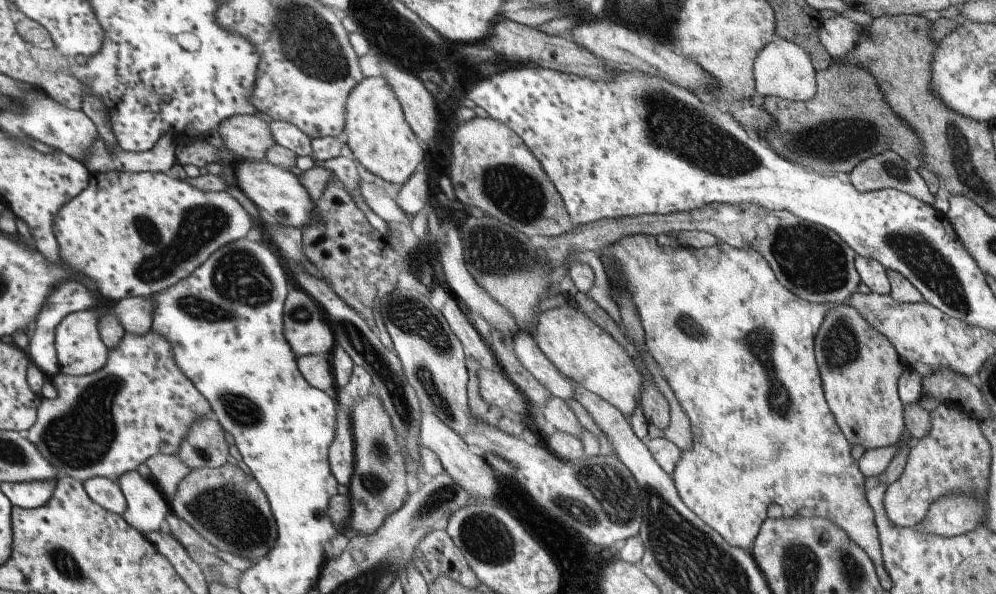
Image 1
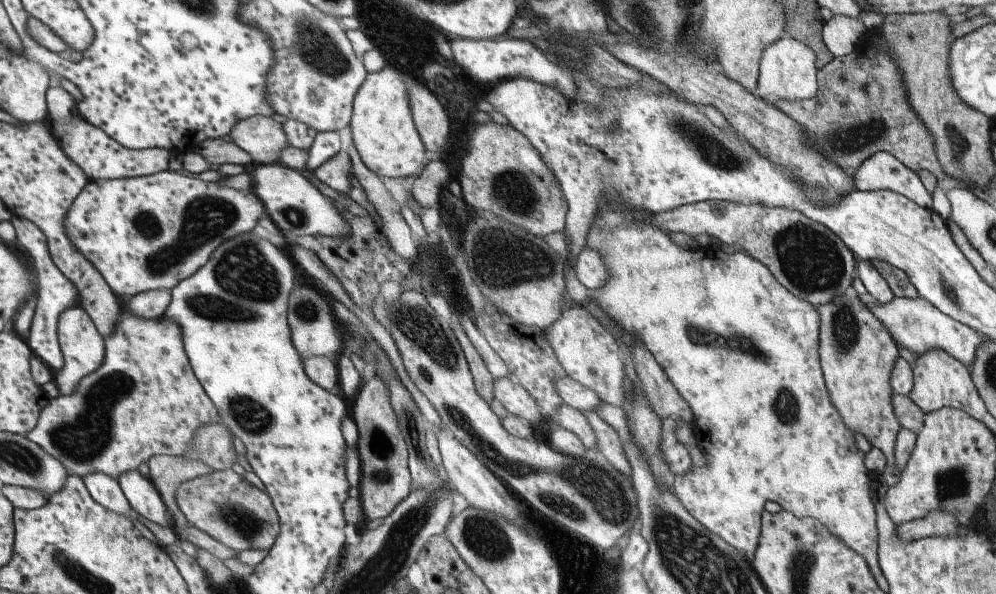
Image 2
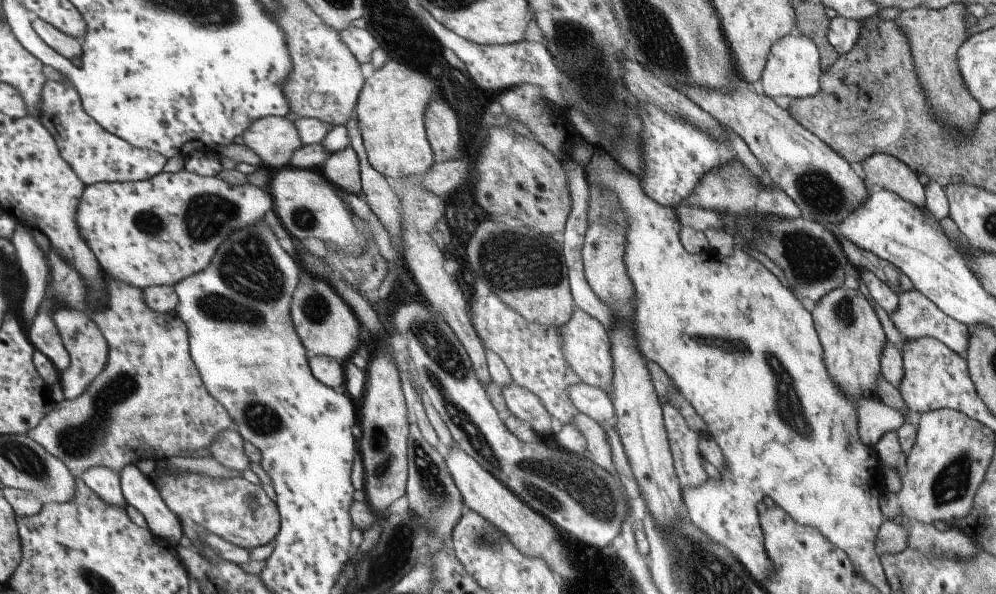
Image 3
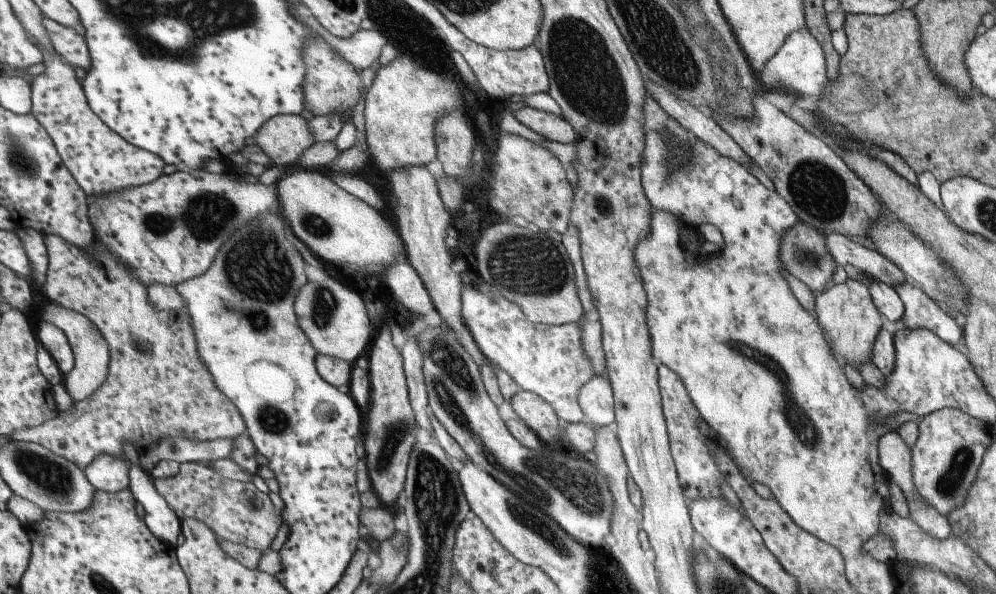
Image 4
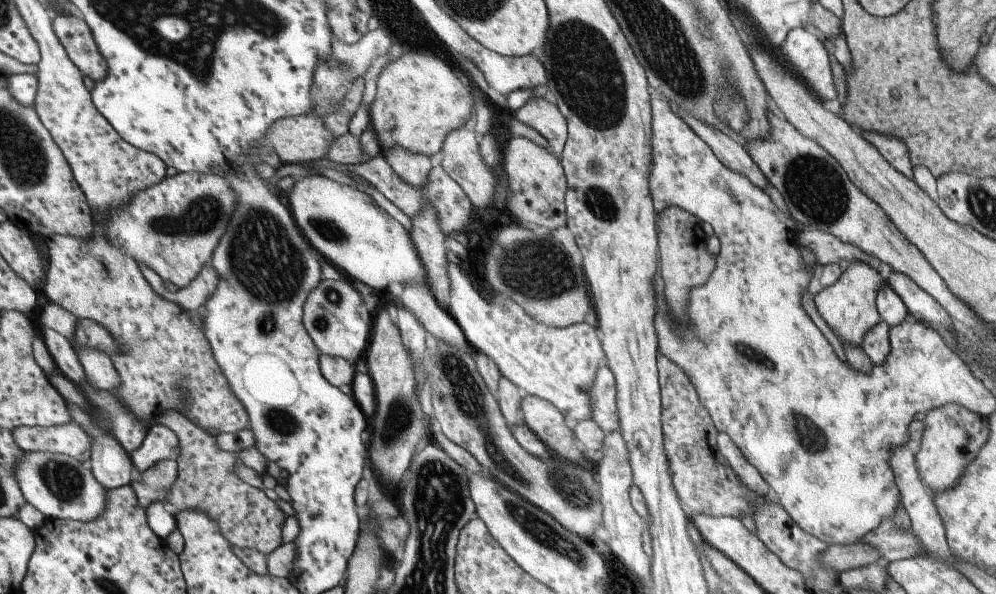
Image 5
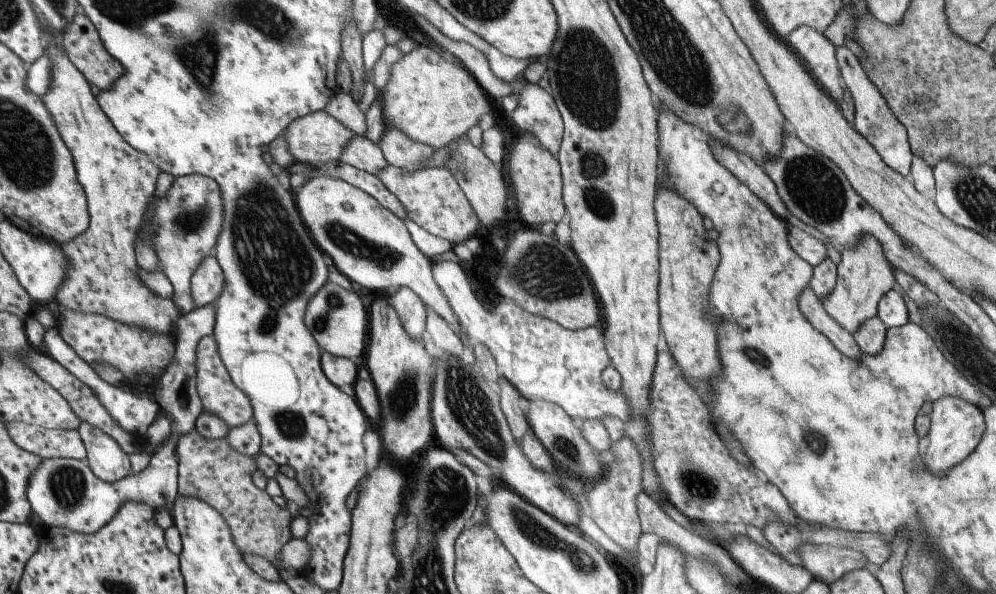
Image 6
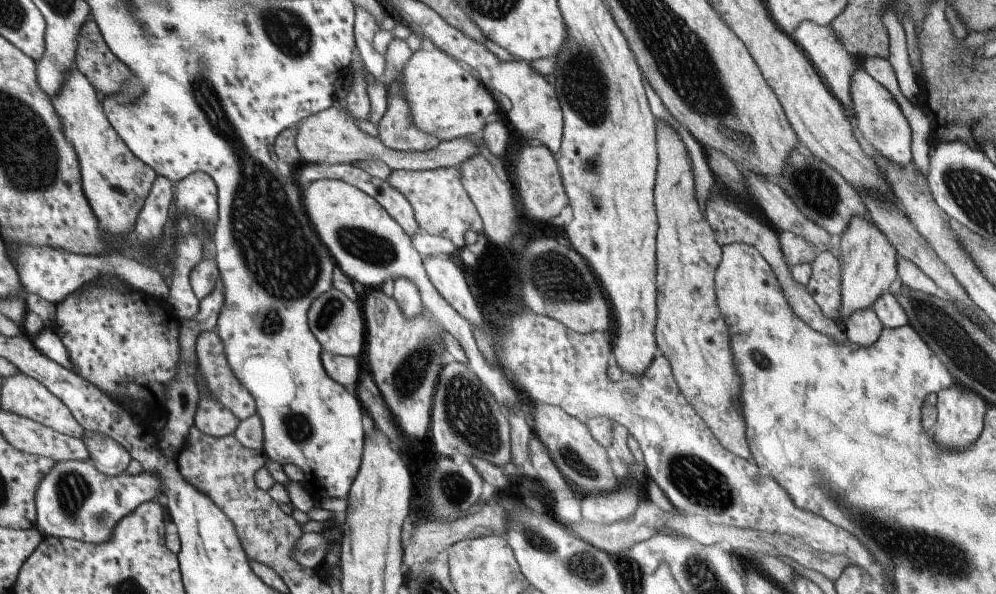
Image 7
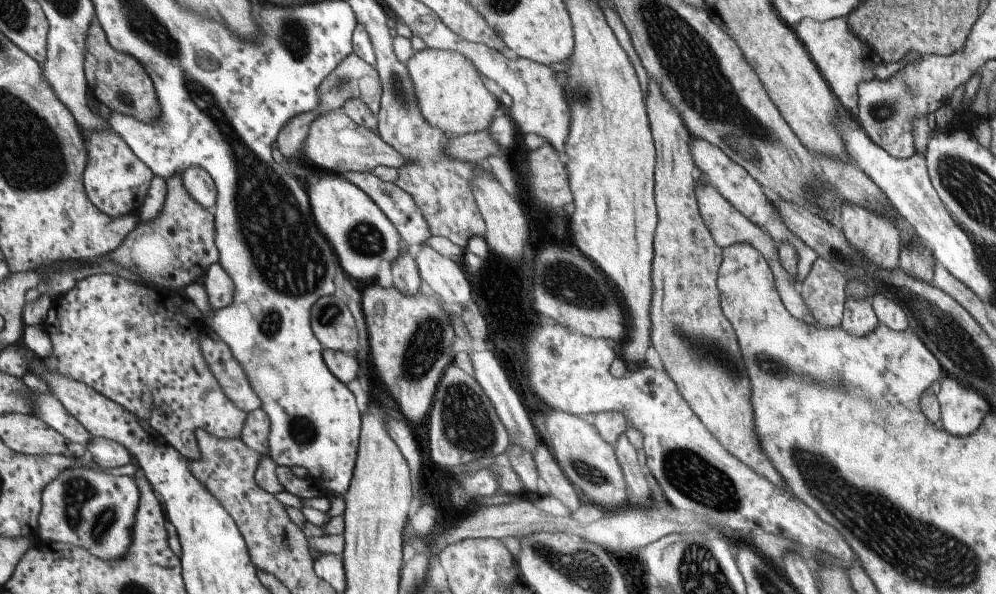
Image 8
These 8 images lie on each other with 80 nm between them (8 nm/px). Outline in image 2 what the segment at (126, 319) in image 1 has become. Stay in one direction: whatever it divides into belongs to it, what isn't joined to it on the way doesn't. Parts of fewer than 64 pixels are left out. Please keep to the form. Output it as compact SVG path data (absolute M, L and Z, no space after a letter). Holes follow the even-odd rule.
M153 289L132 297L125 307L128 311L146 319L164 317L173 295L168 289Z

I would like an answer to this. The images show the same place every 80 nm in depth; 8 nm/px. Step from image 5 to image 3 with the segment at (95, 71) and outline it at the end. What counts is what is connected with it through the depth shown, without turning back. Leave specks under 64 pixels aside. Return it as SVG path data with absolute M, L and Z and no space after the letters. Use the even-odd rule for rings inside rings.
M36 16L33 17L32 24L35 32L41 36L41 40L51 46L56 52L59 52L68 60L73 60L73 58L81 59L83 41L75 40L73 36L57 30L53 24L49 24L49 22L45 22L45 20Z

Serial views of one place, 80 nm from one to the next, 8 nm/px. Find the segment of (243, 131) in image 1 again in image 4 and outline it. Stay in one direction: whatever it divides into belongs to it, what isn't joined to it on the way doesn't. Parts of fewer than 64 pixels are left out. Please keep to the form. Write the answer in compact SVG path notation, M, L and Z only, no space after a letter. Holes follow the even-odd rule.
M279 115L268 120L256 136L255 144L267 153L275 165L293 167L299 163L305 151L308 151L316 142L307 124L308 115Z

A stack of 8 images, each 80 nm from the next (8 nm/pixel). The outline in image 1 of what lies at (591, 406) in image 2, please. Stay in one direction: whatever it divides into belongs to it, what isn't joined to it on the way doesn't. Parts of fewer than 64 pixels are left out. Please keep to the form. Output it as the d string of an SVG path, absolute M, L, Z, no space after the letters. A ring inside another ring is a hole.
M517 334L513 345L514 355L521 367L525 367L553 397L575 399L574 381L559 372L541 352L529 334Z

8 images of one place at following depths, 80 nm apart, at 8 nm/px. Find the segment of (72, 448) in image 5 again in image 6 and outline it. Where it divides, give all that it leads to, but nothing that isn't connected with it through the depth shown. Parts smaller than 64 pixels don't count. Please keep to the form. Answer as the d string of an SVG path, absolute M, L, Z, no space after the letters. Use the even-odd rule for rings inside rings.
M21 421L3 423L11 438L23 449L44 459L88 458L88 449L79 430L53 430Z

